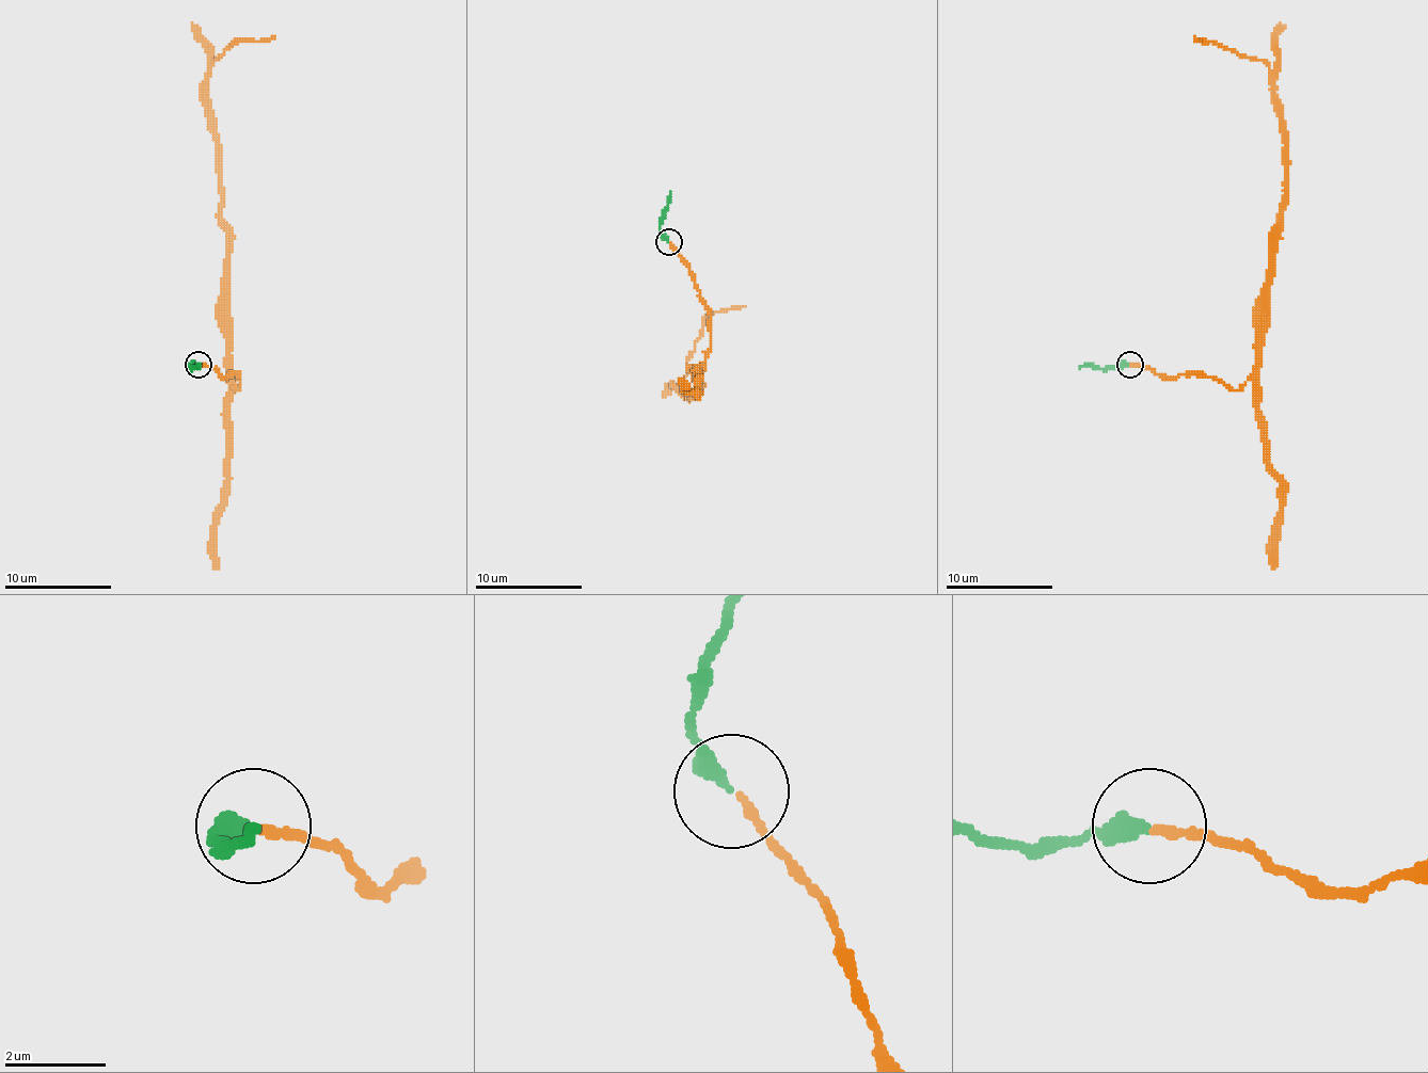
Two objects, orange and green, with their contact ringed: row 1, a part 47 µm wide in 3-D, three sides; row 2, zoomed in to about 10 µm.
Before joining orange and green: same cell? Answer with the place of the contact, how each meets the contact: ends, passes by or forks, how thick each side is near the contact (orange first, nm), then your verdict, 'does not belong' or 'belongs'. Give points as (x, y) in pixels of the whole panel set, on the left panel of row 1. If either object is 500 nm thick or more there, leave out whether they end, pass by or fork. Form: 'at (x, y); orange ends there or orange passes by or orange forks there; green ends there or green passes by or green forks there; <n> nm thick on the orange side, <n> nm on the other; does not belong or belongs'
at (197, 364); orange ends there; green ends there; 160 nm thick on the orange side, 360 nm on the other; belongs

